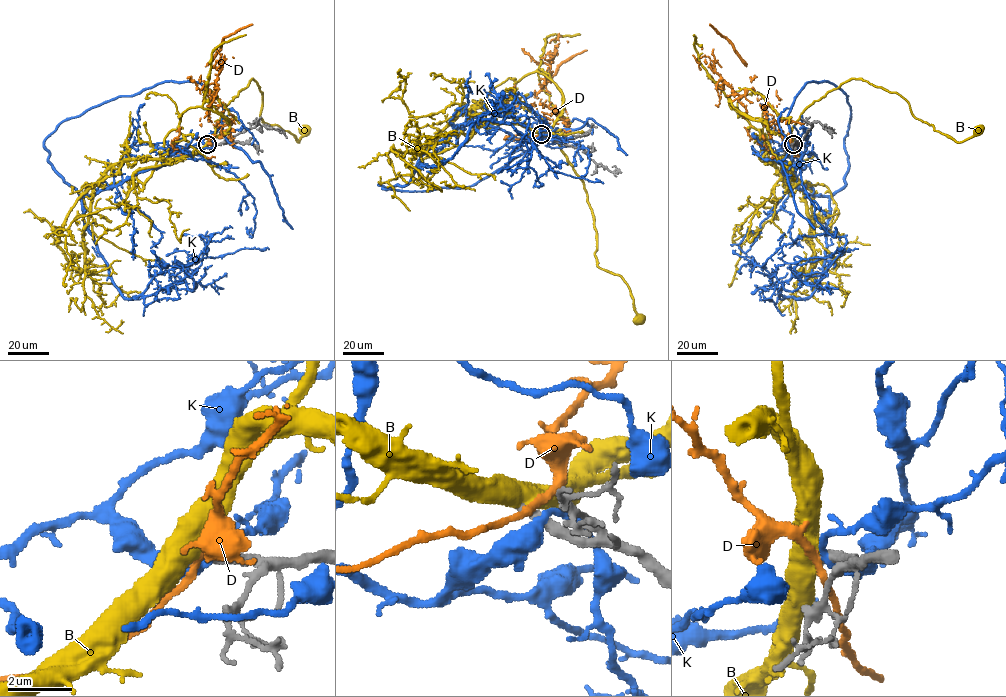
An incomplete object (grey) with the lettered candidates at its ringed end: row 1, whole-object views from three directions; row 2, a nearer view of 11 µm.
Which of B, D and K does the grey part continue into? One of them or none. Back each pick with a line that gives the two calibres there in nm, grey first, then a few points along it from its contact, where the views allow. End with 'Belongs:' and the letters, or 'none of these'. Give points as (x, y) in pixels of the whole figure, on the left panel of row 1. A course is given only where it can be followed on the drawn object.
B: 320/550 nm | via (207, 144), (226, 106), (252, 79), (262, 92), (262, 121), (278, 125), (294, 135), (299, 142), (304, 131)
Belongs: B

